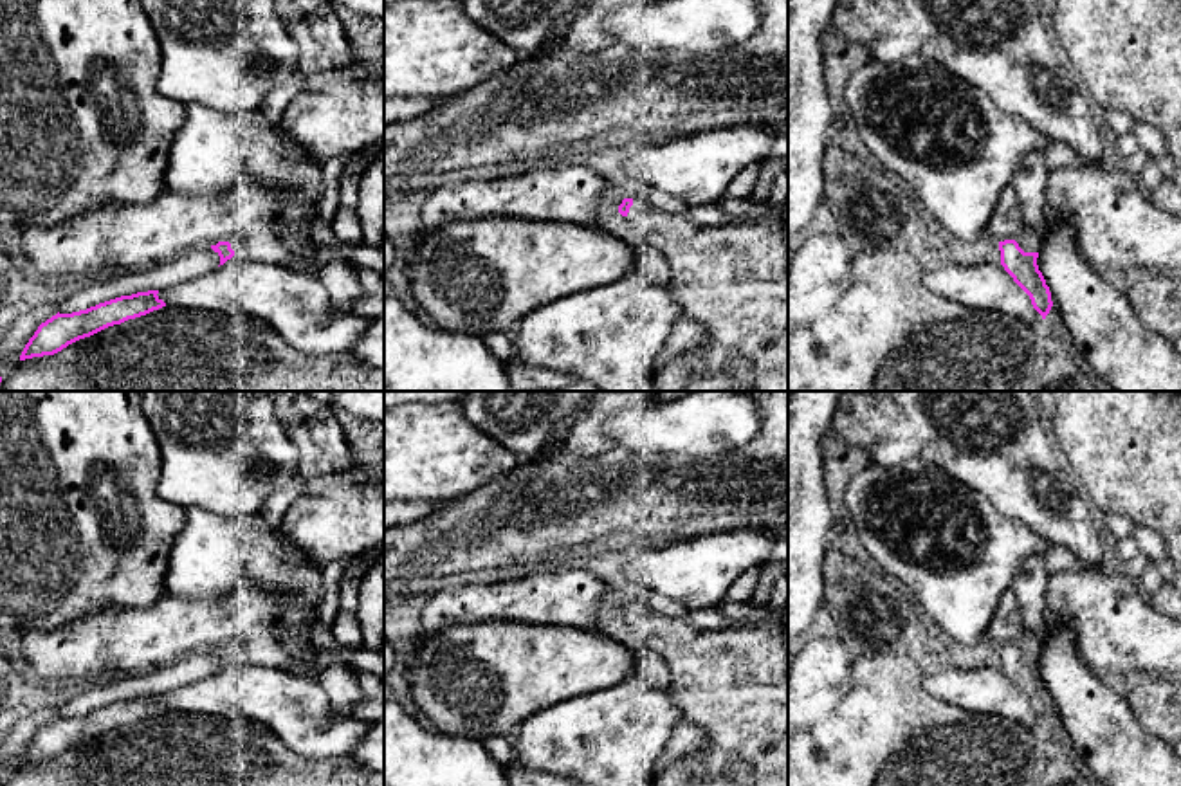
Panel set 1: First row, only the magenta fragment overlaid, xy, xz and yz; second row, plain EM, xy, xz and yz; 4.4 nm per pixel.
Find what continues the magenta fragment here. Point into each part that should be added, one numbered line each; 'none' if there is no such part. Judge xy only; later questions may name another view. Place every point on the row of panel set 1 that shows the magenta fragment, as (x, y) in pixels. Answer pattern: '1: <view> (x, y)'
1: xy (237, 244)

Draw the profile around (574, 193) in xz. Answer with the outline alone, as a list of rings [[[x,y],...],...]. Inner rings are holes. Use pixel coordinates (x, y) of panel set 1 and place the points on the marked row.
[[[548,164],[517,177],[465,180],[427,193],[420,233],[435,233],[453,220],[485,216],[597,227],[599,209],[618,211],[622,200],[586,166]]]

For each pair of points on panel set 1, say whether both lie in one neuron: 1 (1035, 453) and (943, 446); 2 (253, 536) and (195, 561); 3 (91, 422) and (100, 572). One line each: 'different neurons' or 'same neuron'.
1: same neuron
2: same neuron
3: same neuron

